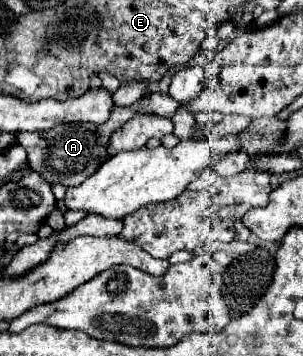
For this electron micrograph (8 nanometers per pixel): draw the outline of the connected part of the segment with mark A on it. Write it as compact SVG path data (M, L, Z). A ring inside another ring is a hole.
M150 93L136 103L128 107L114 107L110 113L110 119L106 125L96 123L62 123L48 131L22 131L18 135L18 143L28 153L28 165L32 171L36 171L46 183L56 185L62 183L66 187L76 187L82 181L86 181L98 167L108 159L108 141L116 129L120 129L128 119L132 119L136 113L156 113L164 117L172 117L178 109L178 103L170 95L162 93Z

